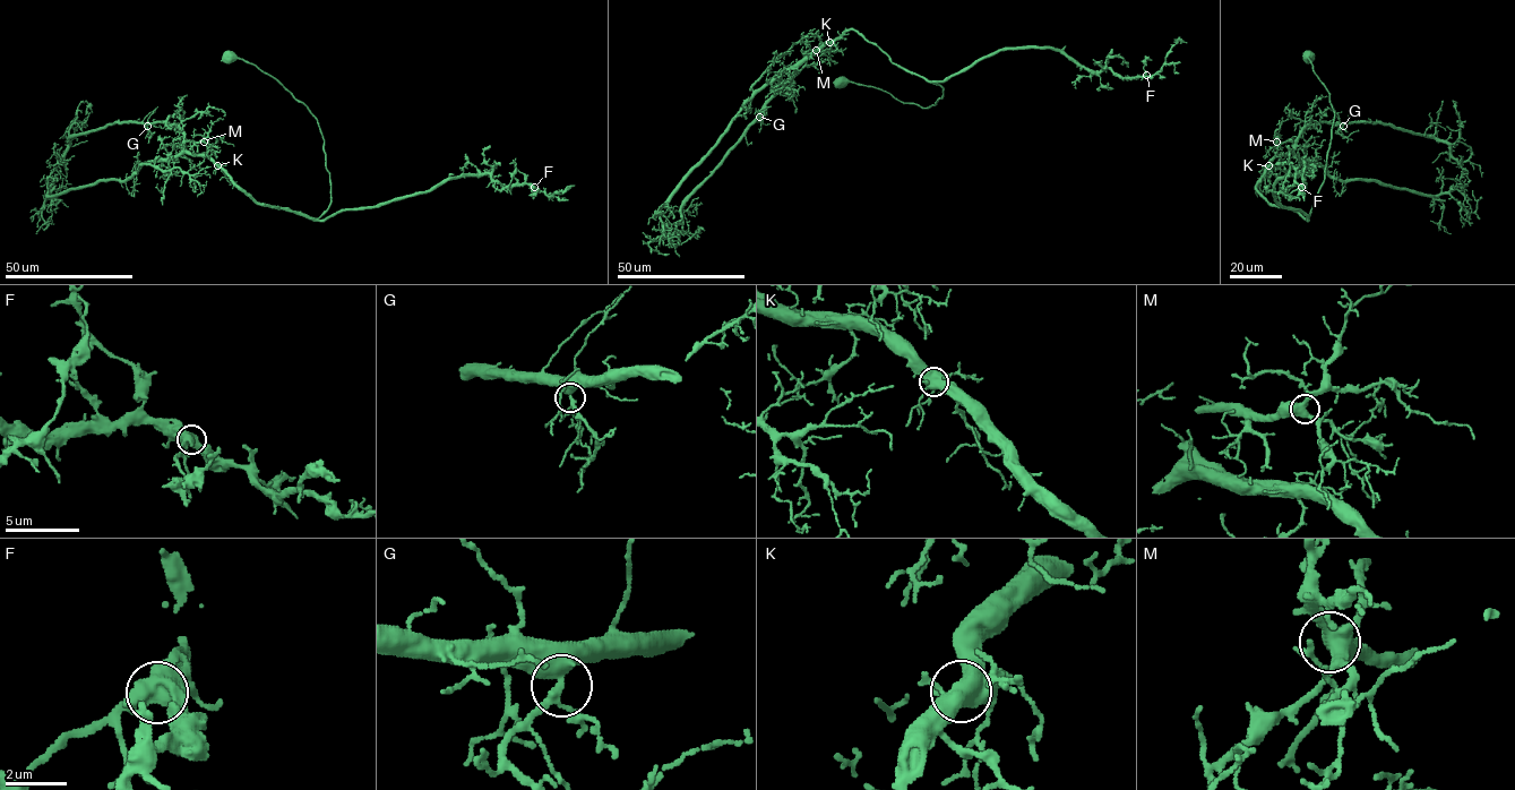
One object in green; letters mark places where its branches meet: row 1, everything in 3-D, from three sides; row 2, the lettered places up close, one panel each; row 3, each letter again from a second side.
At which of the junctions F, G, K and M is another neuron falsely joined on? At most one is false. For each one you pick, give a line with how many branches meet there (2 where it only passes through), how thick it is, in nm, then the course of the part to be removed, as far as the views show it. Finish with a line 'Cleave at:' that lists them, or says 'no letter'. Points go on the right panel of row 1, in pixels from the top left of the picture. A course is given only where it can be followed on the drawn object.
Cleave at: no letter

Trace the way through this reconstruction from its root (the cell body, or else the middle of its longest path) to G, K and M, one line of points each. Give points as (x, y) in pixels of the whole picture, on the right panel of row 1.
G: (1308, 54), (1334, 113), (1324, 181), (1308, 219), (1273, 206), (1256, 189), (1307, 126), (1343, 126)
K: (1308, 54), (1330, 94), (1334, 119), (1325, 180), (1308, 219), (1273, 206), (1256, 189), (1270, 165)
M: (1308, 54), (1334, 119), (1325, 180), (1308, 219), (1273, 206), (1256, 189), (1270, 163), (1293, 147), (1276, 142)

